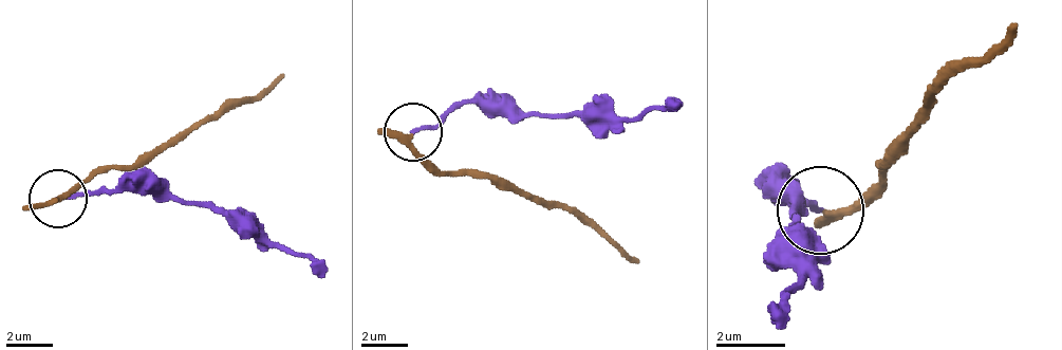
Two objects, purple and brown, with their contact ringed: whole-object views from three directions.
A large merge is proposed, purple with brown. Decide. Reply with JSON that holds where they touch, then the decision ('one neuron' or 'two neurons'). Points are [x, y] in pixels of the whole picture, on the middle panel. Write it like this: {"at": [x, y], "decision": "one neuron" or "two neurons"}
{"at": [412, 131], "decision": "one neuron"}

